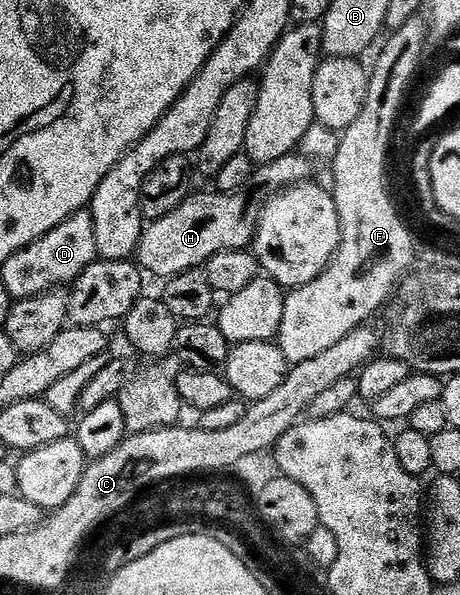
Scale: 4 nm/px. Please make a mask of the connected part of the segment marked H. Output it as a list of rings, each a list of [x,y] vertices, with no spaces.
[[[216,190],[191,194],[171,214],[158,220],[150,220],[142,227],[141,240],[137,243],[135,260],[146,273],[154,272],[160,278],[172,278],[192,268],[202,267],[215,254],[245,250],[251,244],[251,220],[249,204],[241,194],[222,194]]]

